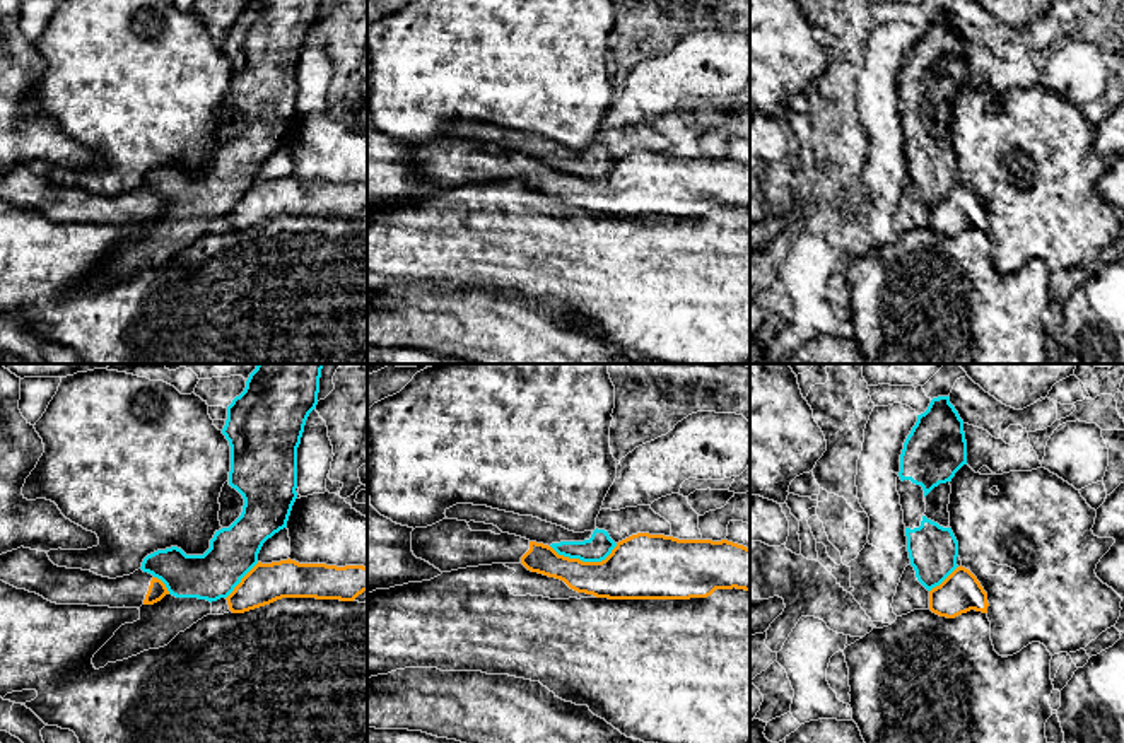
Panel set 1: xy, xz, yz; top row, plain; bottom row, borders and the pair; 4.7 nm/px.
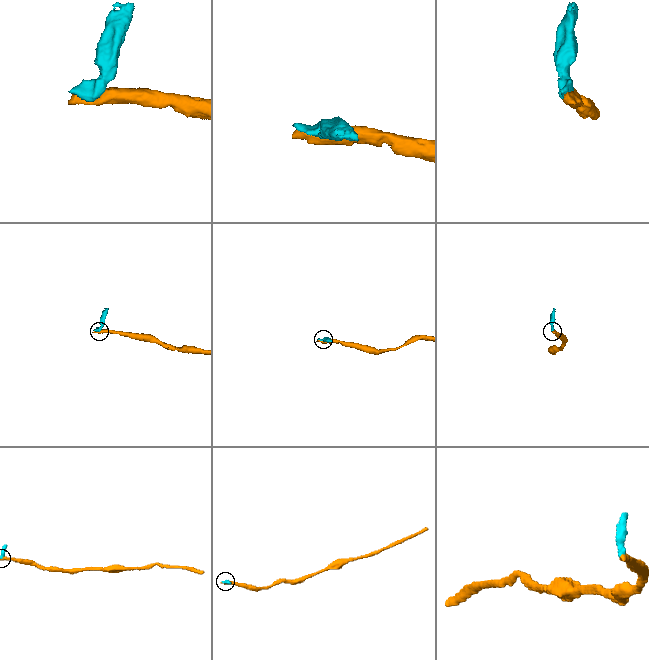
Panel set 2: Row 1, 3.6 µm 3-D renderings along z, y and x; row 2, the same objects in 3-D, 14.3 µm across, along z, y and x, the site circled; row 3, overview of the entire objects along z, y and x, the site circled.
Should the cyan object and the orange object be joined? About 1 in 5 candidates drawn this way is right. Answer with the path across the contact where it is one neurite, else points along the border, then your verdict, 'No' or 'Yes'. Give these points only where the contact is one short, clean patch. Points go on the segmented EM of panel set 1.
No

